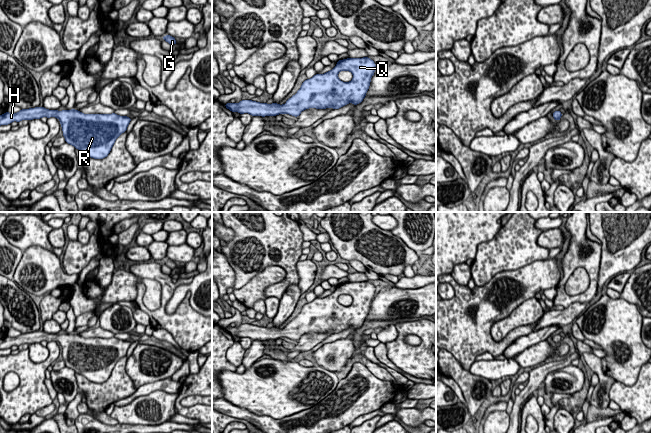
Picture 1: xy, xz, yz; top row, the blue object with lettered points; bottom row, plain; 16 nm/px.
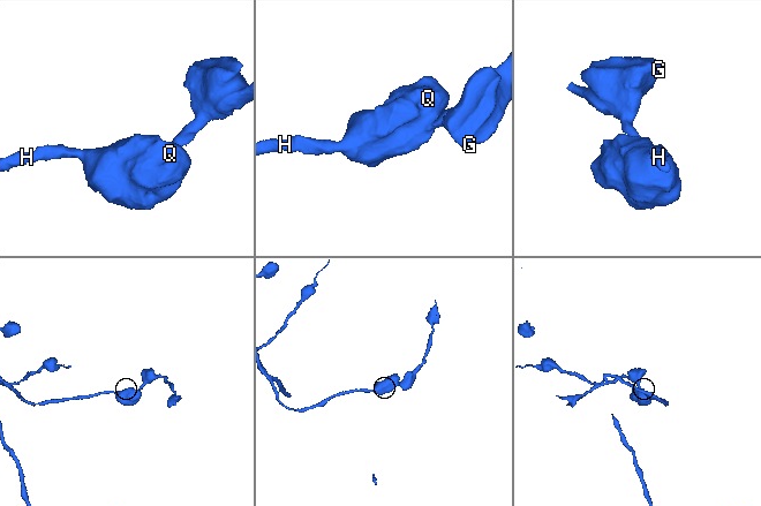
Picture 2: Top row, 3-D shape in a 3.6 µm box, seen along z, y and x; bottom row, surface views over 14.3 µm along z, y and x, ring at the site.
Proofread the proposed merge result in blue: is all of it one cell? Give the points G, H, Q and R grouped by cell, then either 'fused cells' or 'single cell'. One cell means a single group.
G H Q R | single cell

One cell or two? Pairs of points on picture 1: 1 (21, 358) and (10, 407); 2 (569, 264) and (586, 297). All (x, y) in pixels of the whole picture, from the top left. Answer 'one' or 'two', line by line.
1: one
2: one

